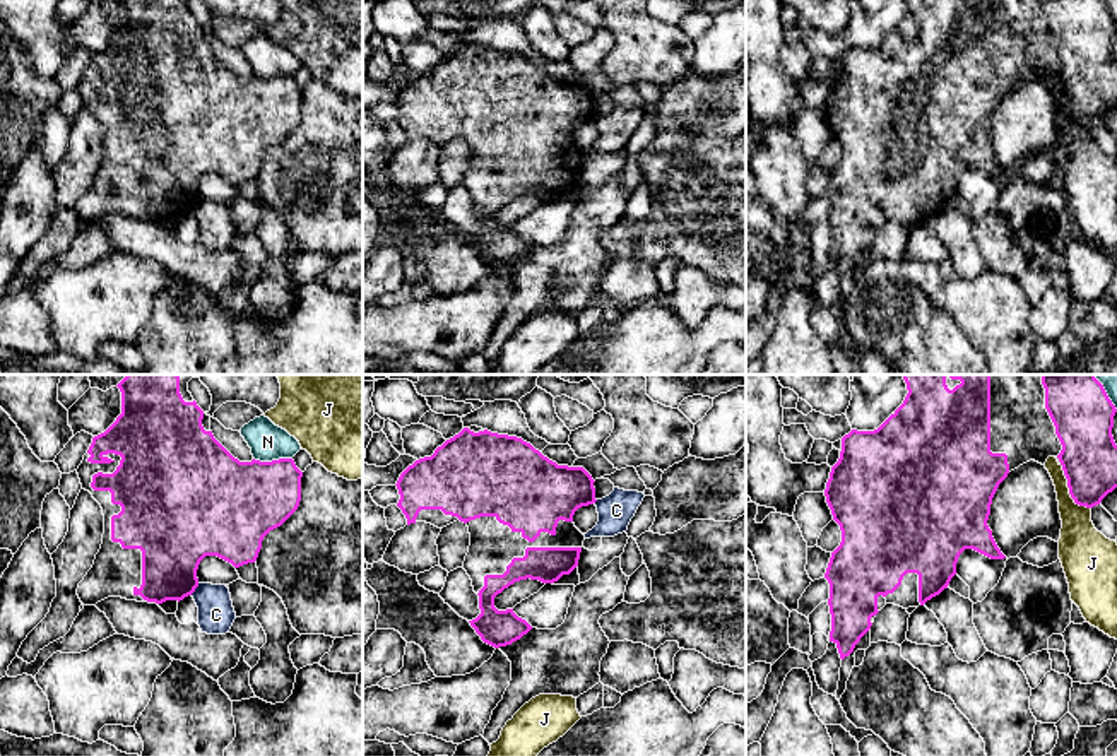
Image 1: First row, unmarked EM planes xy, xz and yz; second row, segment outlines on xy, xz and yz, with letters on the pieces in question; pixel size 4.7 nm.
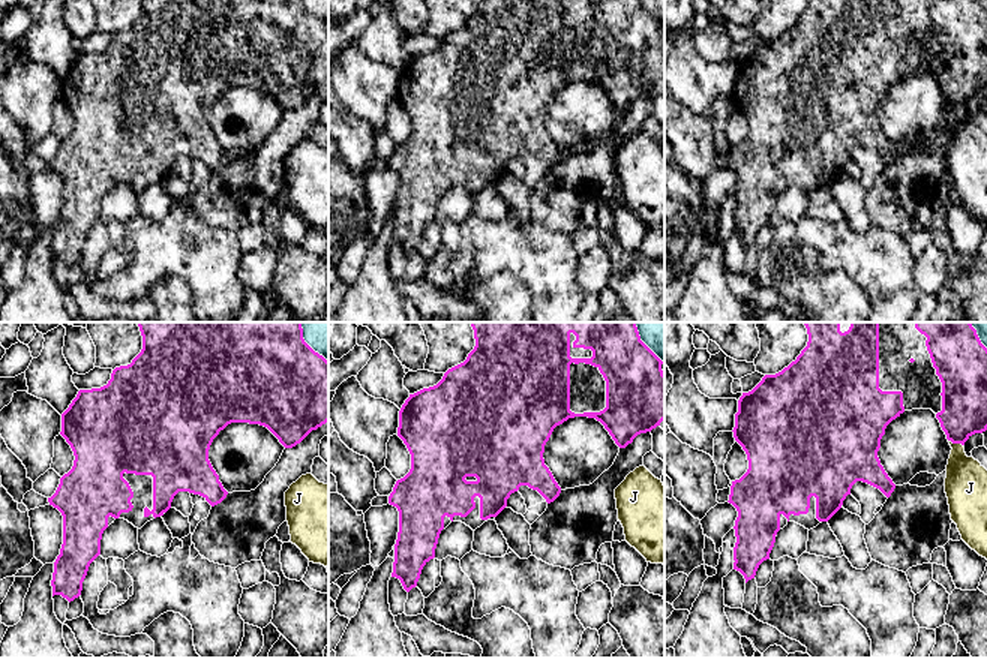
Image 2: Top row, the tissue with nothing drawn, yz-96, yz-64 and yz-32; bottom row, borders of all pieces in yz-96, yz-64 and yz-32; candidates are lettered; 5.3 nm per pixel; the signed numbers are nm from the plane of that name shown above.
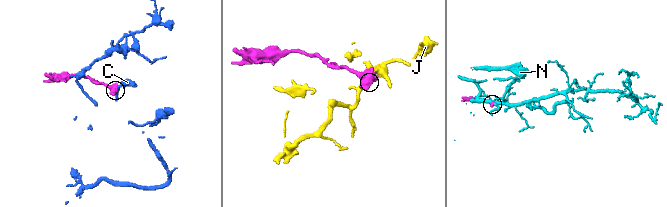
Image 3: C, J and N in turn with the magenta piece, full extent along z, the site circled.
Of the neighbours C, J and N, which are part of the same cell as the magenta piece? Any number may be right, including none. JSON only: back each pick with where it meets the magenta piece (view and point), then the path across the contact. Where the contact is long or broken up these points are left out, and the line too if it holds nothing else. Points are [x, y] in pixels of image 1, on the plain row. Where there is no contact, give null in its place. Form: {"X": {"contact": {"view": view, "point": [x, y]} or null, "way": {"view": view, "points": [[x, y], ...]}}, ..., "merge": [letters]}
{"merge": []}

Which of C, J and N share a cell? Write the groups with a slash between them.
C / J / N

